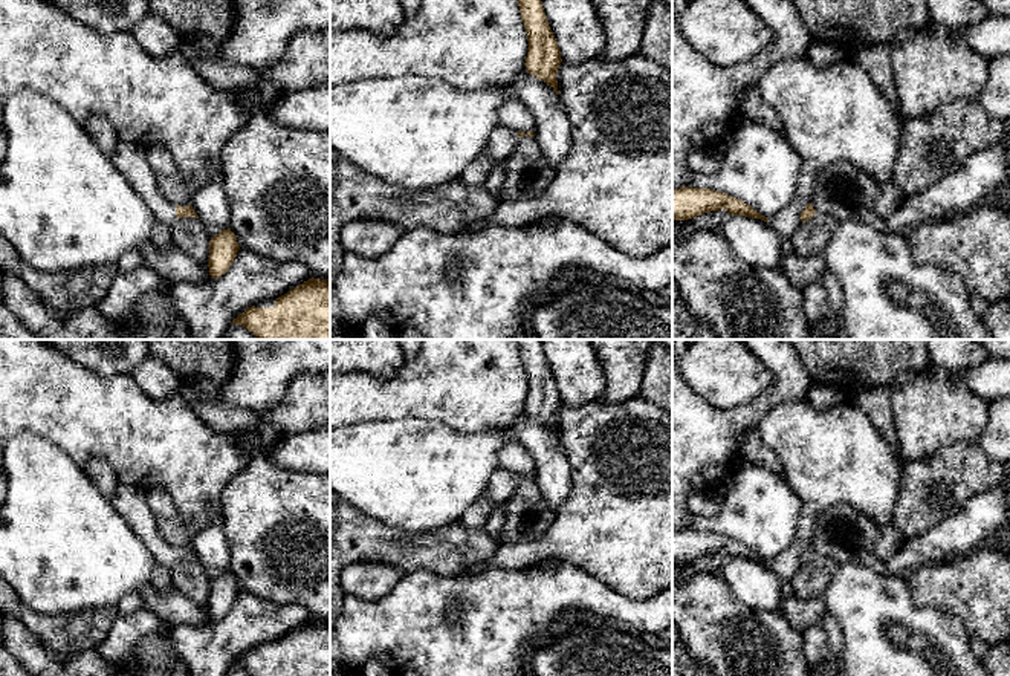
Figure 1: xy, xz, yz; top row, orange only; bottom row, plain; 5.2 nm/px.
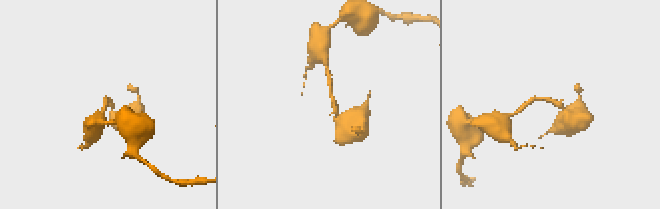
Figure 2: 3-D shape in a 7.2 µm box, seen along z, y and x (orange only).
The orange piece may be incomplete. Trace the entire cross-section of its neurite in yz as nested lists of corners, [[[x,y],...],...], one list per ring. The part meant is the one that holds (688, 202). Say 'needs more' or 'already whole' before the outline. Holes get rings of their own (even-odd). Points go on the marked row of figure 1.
already whole; [[[692,187],[672,190],[672,220],[688,220],[720,210],[726,210],[732,216],[740,214],[769,222],[767,217],[756,213],[750,205],[726,193]]]

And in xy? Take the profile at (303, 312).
needs more; [[[309,278],[232,320],[258,340],[330,340],[330,278]]]

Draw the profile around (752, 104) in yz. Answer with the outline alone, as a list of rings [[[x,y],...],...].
[[[758,87],[749,89],[740,99],[741,116],[752,118],[761,124],[784,133],[776,112],[764,101]]]

